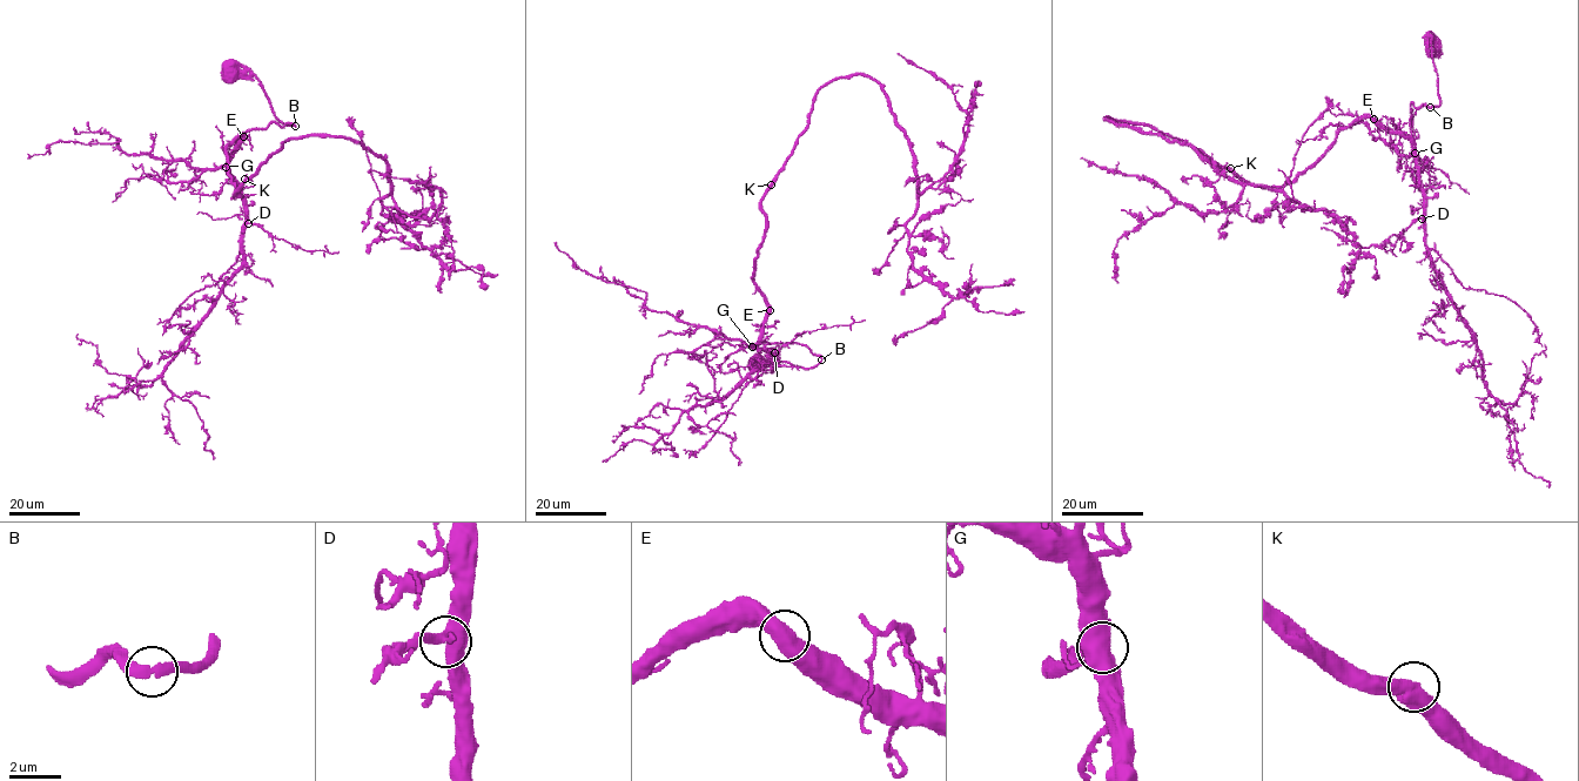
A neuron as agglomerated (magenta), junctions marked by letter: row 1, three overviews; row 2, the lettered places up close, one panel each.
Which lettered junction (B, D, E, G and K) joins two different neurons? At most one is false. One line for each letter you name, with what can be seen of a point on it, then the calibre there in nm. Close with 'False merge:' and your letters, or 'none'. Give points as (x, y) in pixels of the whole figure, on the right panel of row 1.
False merge: none

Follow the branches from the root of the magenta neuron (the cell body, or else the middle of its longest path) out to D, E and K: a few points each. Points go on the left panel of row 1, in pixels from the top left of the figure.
D: (229, 71), (254, 75), (273, 113), (295, 126), (270, 122), (247, 130), (237, 140), (229, 170), (248, 223)
E: (229, 71), (254, 75), (273, 113), (295, 126), (270, 122), (250, 129), (235, 150), (243, 136)
K: (229, 71), (254, 75), (273, 113), (295, 126), (250, 129), (226, 148), (239, 196), (244, 179)

